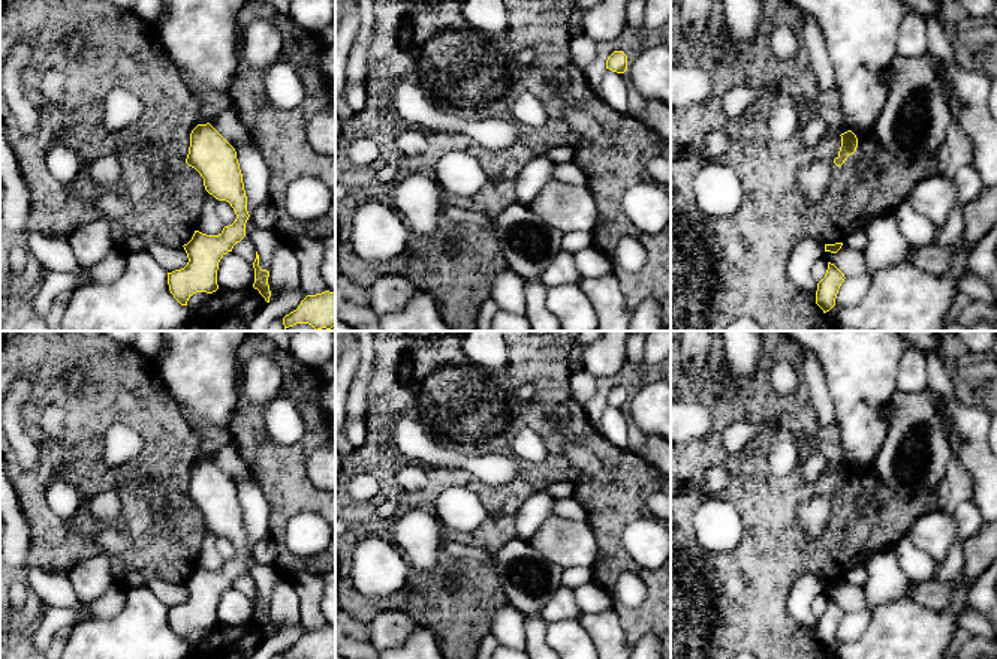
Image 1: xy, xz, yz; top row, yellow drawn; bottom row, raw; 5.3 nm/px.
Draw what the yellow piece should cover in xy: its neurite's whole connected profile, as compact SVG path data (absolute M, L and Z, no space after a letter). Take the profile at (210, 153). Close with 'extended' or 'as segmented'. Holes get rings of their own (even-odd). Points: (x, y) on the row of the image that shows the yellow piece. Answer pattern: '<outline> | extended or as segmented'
M210 123L192 130L186 163L201 174L210 195L231 204L237 219L219 235L195 231L192 240L183 246L187 265L168 273L169 291L181 306L187 306L196 292L213 294L219 289L219 262L246 237L250 217L237 151Z | as segmented

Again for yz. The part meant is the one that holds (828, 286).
M828 262L826 274L817 283L816 291L816 304L823 310L823 313L829 312L835 306L835 298L844 279L844 274L835 265Z | as segmented

